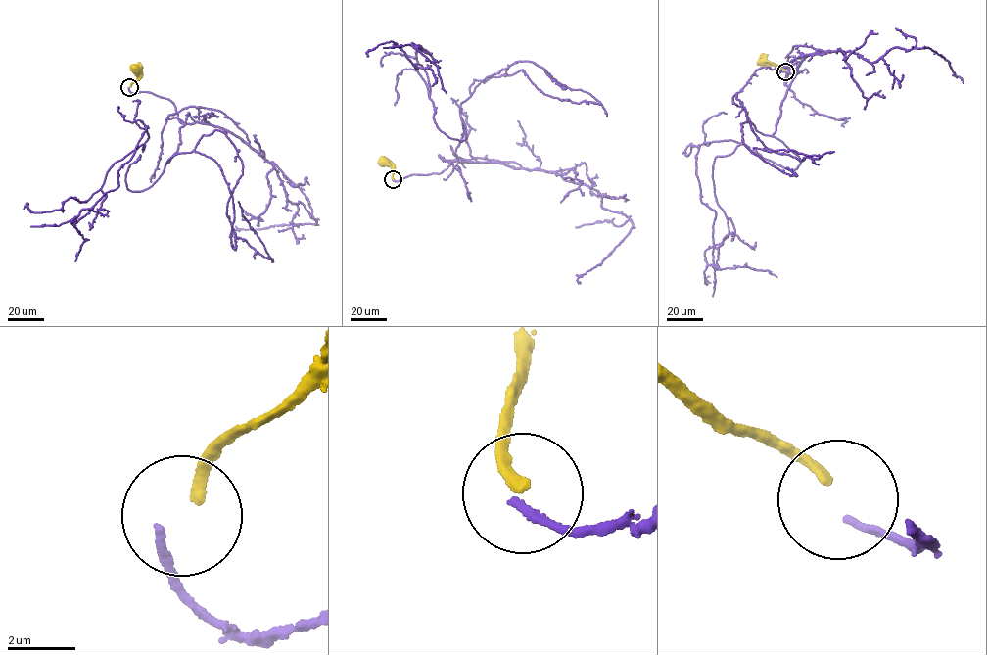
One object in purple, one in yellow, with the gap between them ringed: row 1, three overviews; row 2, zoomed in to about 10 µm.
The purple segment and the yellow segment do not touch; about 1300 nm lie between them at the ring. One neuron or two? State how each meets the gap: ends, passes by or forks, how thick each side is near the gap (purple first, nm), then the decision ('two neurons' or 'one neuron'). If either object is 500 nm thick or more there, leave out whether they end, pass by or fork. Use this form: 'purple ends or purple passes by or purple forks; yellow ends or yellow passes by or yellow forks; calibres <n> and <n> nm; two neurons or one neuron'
purple ends; yellow ends; calibres 240 and 320 nm; two neurons

